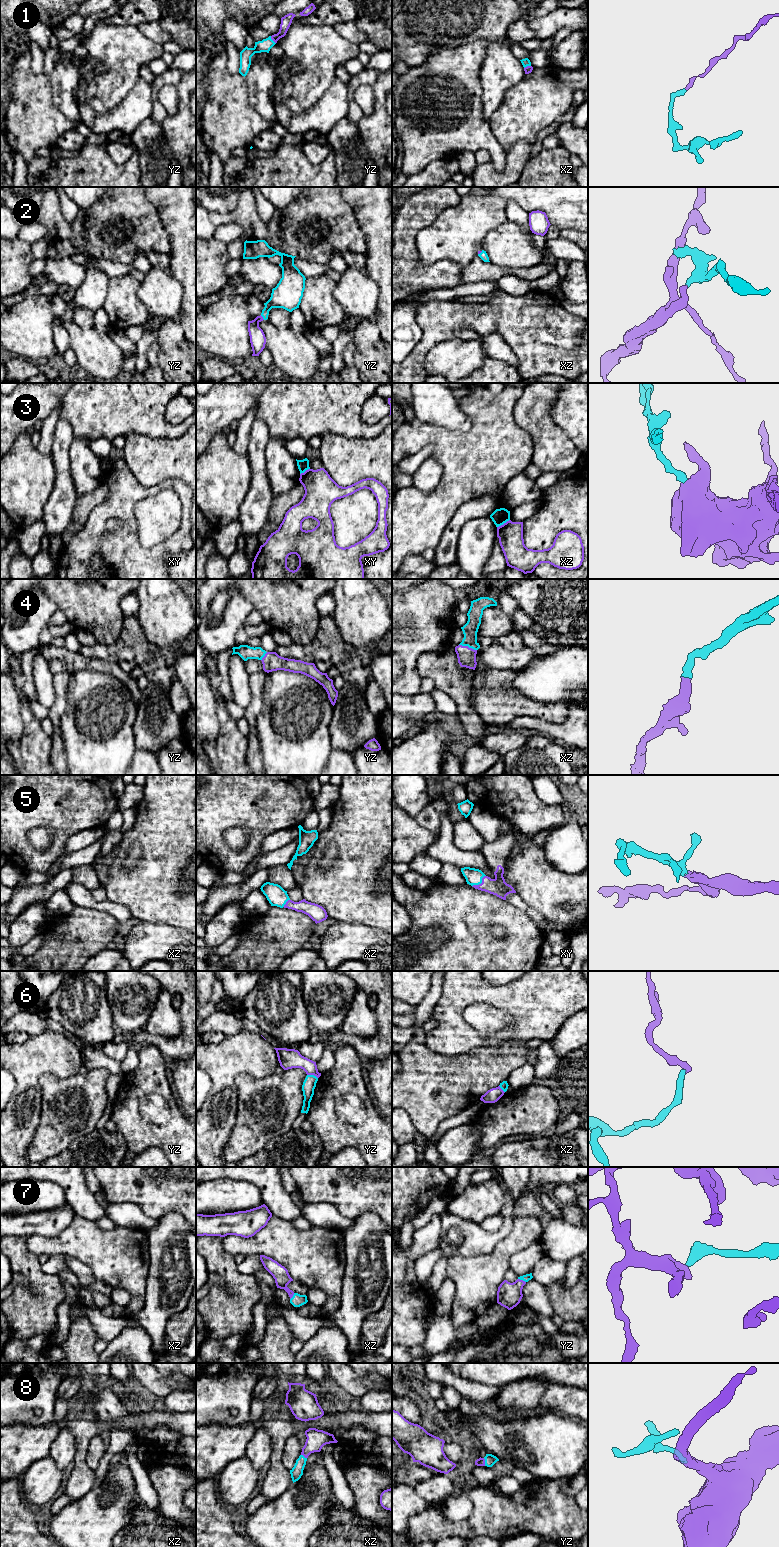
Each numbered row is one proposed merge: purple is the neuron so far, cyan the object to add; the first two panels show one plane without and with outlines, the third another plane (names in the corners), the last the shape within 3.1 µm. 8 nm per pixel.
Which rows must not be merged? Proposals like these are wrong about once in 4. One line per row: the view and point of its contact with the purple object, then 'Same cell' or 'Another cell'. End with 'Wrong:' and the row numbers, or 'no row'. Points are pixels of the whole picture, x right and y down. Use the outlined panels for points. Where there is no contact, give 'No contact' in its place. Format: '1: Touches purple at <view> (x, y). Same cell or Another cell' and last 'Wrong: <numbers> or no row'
1: Touches purple at yz (272, 39). Same cell
2: Touches purple at yz (262, 317). Same cell
3: Touches purple at xz (504, 523). Another cell
4: Touches purple at xz (467, 646). Same cell
5: Touches purple at xy (481, 883). Same cell
6: Touches purple at yz (312, 1074). Another cell
7: Touches purple at yz (522, 1280). Same cell
8: Touches purple at yz (484, 1462). Same cell
Wrong: 3, 6

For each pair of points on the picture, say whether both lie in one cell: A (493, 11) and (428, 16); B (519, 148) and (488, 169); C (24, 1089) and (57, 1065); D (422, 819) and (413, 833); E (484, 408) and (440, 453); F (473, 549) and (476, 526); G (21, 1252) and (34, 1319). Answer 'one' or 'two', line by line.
A: one
B: one
C: one
D: two
E: one
F: one
G: one

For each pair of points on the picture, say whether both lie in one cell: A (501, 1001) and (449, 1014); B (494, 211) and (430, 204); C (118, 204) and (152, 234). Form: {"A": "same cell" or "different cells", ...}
{"A": "same cell", "B": "different cells", "C": "same cell"}

